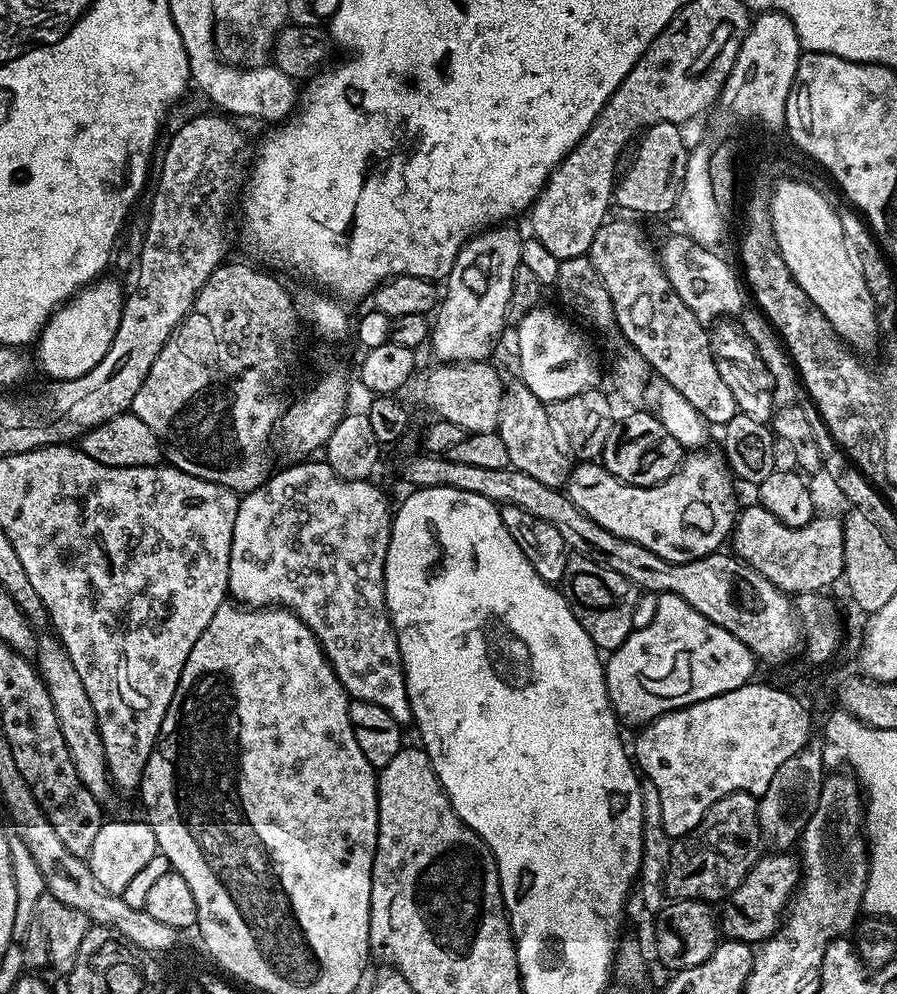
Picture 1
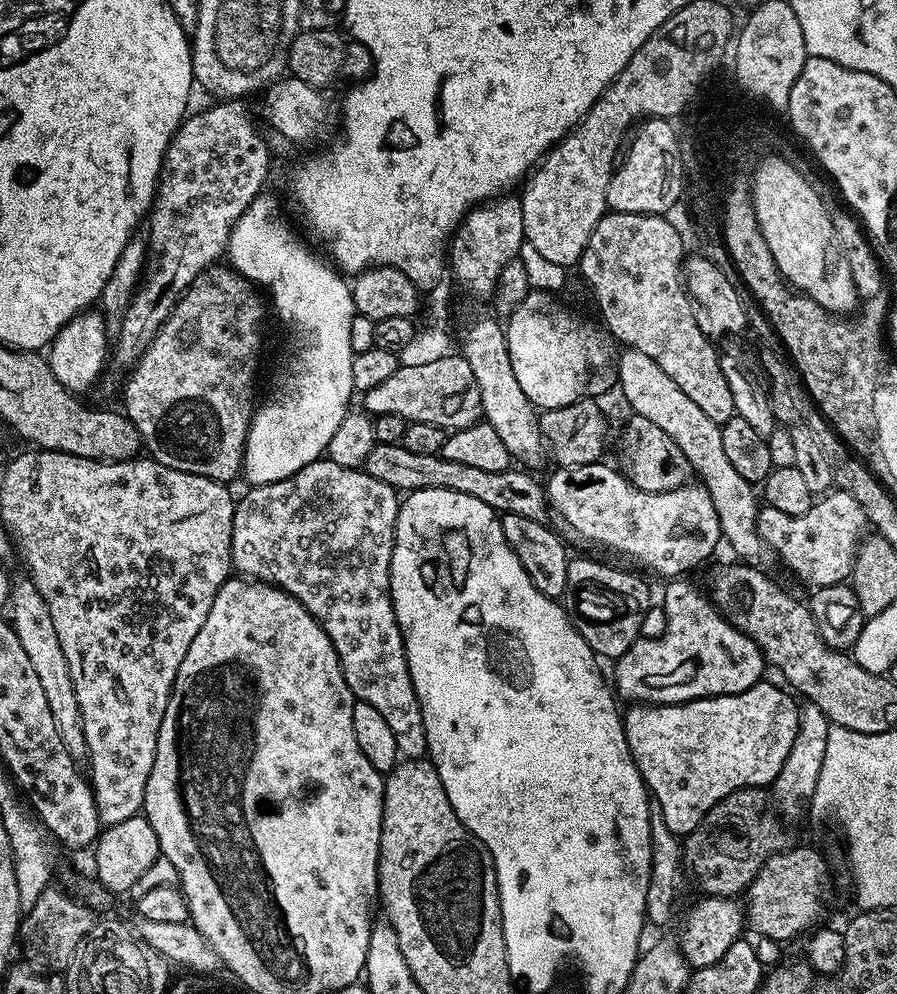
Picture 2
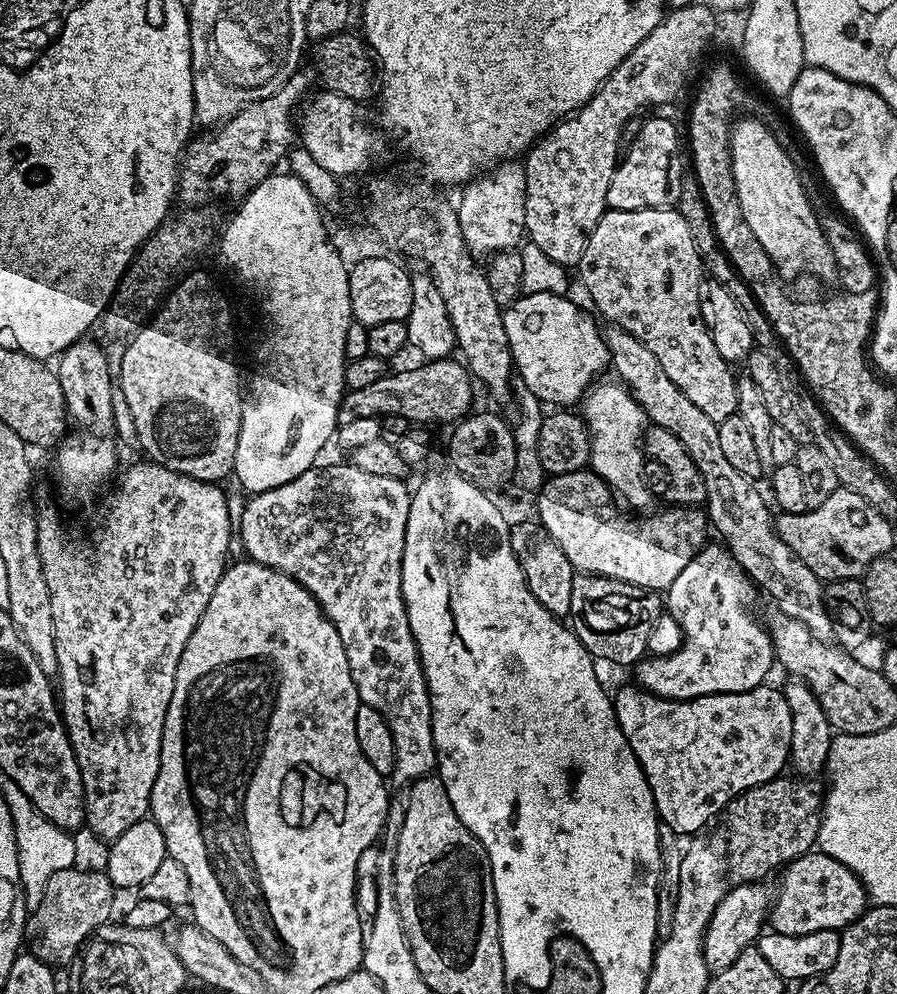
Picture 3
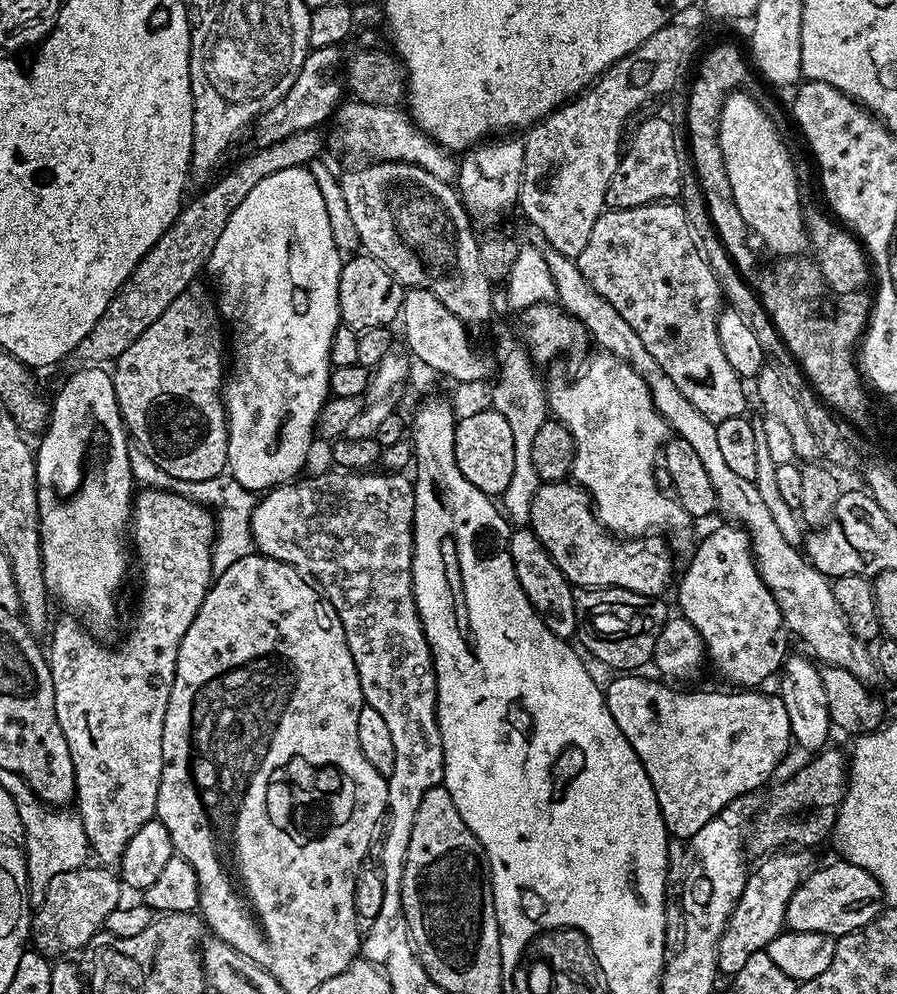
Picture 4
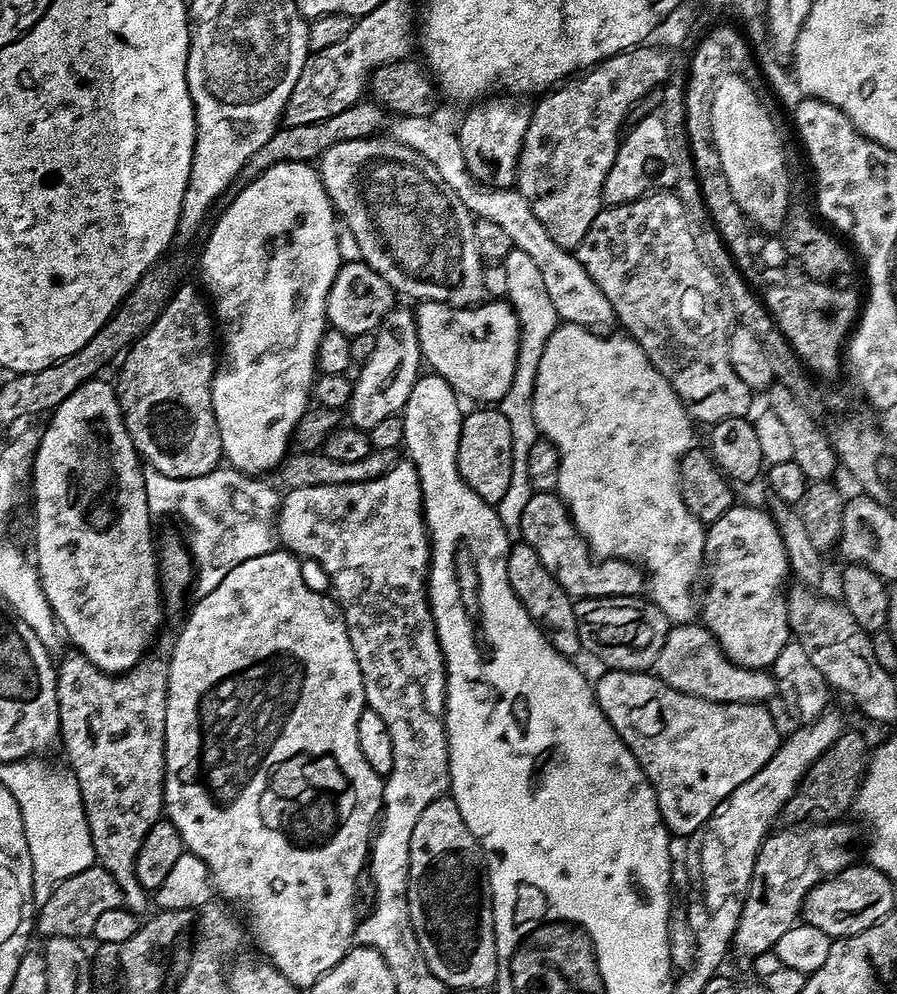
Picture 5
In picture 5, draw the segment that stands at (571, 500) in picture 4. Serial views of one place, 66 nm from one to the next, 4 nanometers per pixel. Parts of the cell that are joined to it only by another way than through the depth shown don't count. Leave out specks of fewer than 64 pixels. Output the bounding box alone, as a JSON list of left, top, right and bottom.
[519,492,645,598]

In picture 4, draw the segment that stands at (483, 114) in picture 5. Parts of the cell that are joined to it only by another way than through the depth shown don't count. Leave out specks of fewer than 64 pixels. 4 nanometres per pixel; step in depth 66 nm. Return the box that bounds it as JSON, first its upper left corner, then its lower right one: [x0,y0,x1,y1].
[454,138,524,220]

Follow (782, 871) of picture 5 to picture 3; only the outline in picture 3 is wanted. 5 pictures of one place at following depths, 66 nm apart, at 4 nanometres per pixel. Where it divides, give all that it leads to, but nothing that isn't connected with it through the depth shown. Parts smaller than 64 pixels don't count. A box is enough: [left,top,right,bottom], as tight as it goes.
[704,882,770,973]

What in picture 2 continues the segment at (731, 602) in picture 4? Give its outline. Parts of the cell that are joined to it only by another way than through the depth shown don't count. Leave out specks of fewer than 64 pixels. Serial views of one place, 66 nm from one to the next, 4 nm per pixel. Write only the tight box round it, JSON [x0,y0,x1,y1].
[614,578,766,704]

